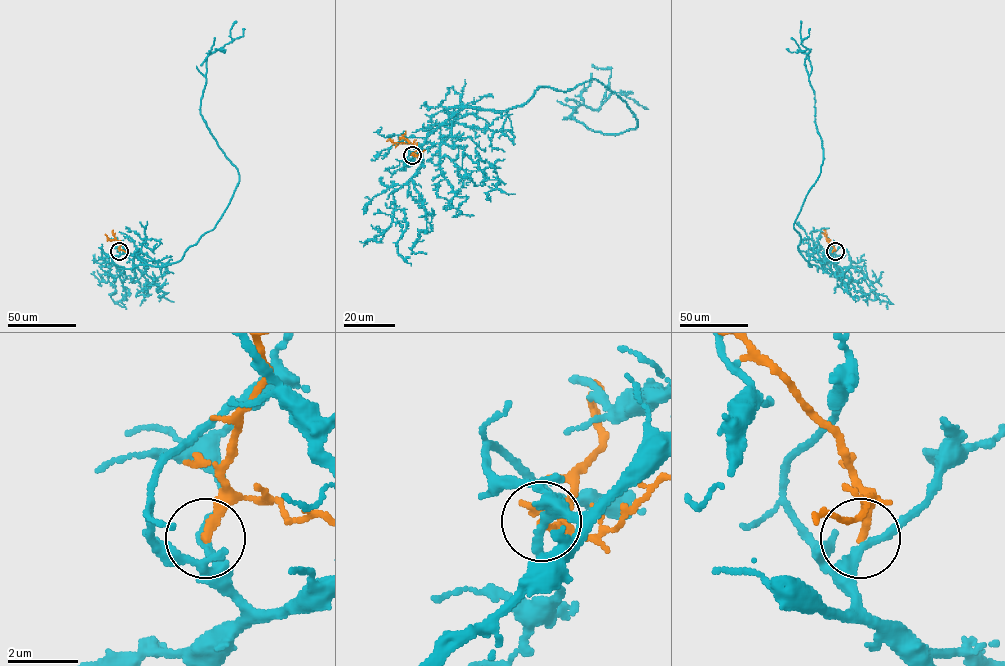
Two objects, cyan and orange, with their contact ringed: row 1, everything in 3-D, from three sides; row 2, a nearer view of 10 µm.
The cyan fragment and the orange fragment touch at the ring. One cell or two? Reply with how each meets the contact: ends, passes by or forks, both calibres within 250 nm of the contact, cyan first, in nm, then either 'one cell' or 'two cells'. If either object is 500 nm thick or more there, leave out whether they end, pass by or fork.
cyan passes by; orange ends there; 240 nm thick on the cyan side, 240 nm on the other; two cells

